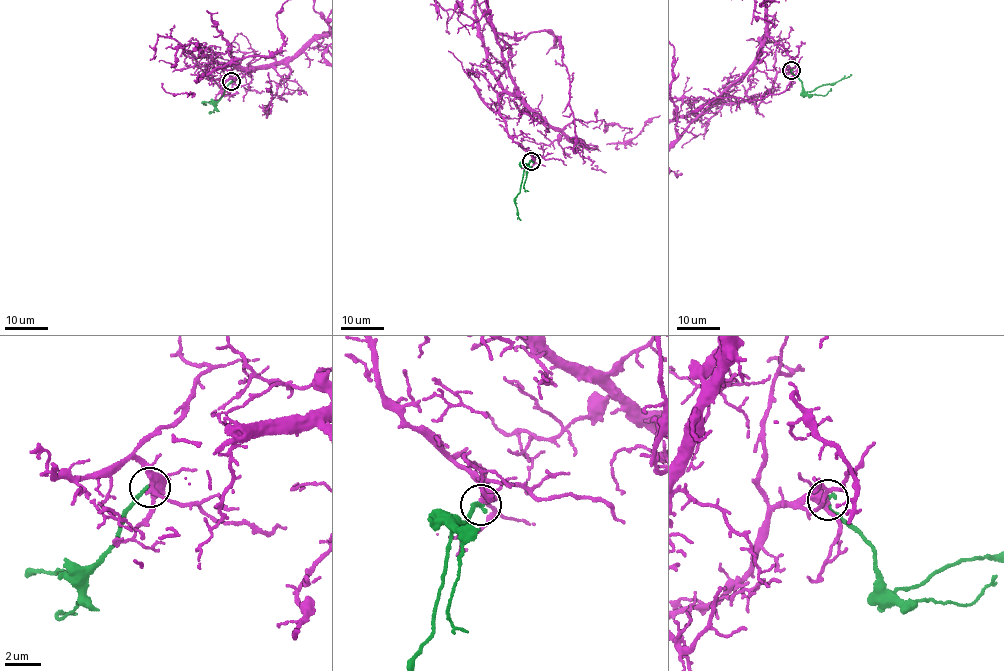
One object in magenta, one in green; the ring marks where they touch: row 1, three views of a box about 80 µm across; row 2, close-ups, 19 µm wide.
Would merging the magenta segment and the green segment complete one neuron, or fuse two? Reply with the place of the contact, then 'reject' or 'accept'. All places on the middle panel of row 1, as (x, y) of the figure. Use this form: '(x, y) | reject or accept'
(531, 161) | reject

